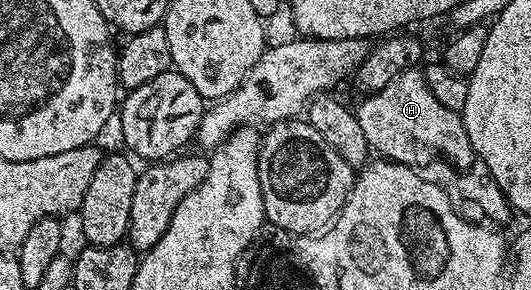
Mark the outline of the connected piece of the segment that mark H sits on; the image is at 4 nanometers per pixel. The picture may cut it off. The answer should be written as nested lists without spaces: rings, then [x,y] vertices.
[[[423,70],[402,73],[402,77],[390,81],[386,89],[364,97],[360,104],[355,104],[354,110],[369,148],[377,156],[411,167],[433,181],[449,179],[451,194],[457,200],[465,199],[481,215],[477,216],[489,224],[500,225],[496,223],[504,223],[514,215],[512,204],[502,193],[498,181],[494,181],[486,161],[476,158],[461,112],[446,109],[442,101],[430,93]]]

